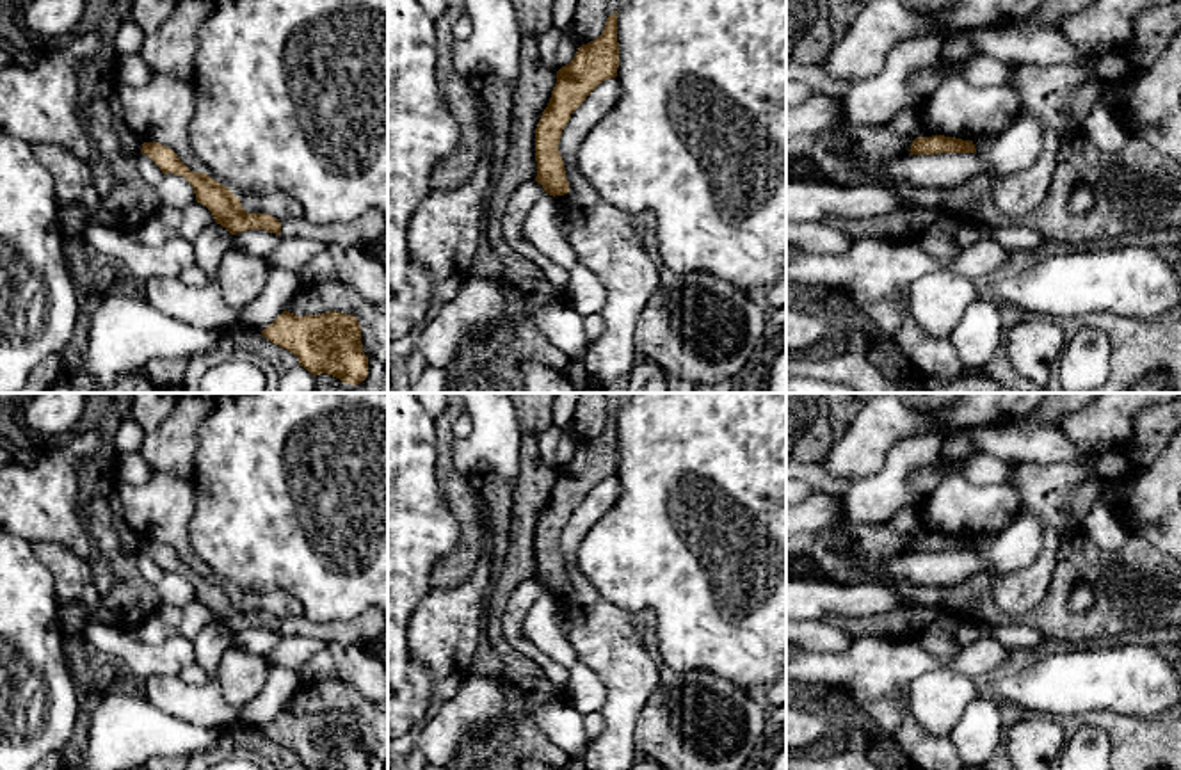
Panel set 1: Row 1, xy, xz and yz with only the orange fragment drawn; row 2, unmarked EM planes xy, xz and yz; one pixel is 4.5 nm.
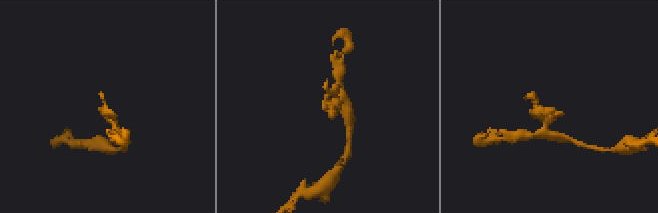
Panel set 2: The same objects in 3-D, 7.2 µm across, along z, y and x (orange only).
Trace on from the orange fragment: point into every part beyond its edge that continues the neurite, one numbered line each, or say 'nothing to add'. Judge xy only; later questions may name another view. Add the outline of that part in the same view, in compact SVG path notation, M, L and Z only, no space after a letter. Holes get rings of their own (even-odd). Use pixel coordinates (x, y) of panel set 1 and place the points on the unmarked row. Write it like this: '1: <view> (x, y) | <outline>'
nothing to add

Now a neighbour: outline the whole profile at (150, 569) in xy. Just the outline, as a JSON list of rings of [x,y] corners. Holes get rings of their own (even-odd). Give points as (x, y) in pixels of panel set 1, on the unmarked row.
[[[144,551],[137,553],[135,564],[146,582],[157,585],[162,580],[164,571],[148,553],[144,553]]]

